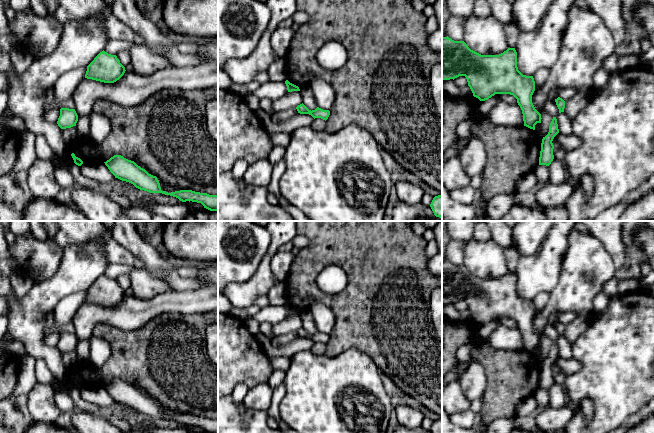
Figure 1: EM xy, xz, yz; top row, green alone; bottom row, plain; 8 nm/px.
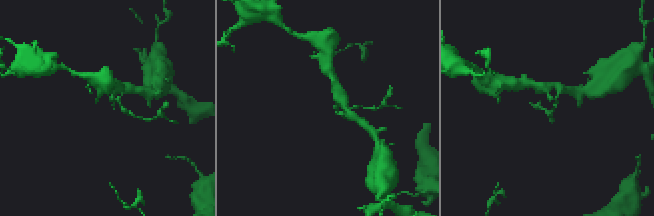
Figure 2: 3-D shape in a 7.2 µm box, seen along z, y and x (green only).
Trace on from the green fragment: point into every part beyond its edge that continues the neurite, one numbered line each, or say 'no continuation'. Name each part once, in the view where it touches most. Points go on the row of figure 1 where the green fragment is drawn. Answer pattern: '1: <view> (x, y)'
no continuation

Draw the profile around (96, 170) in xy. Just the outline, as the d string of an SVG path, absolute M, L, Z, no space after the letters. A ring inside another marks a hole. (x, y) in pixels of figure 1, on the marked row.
M86 161L80 166L81 173L90 179L101 183L111 183L115 176L105 163L101 161Z

